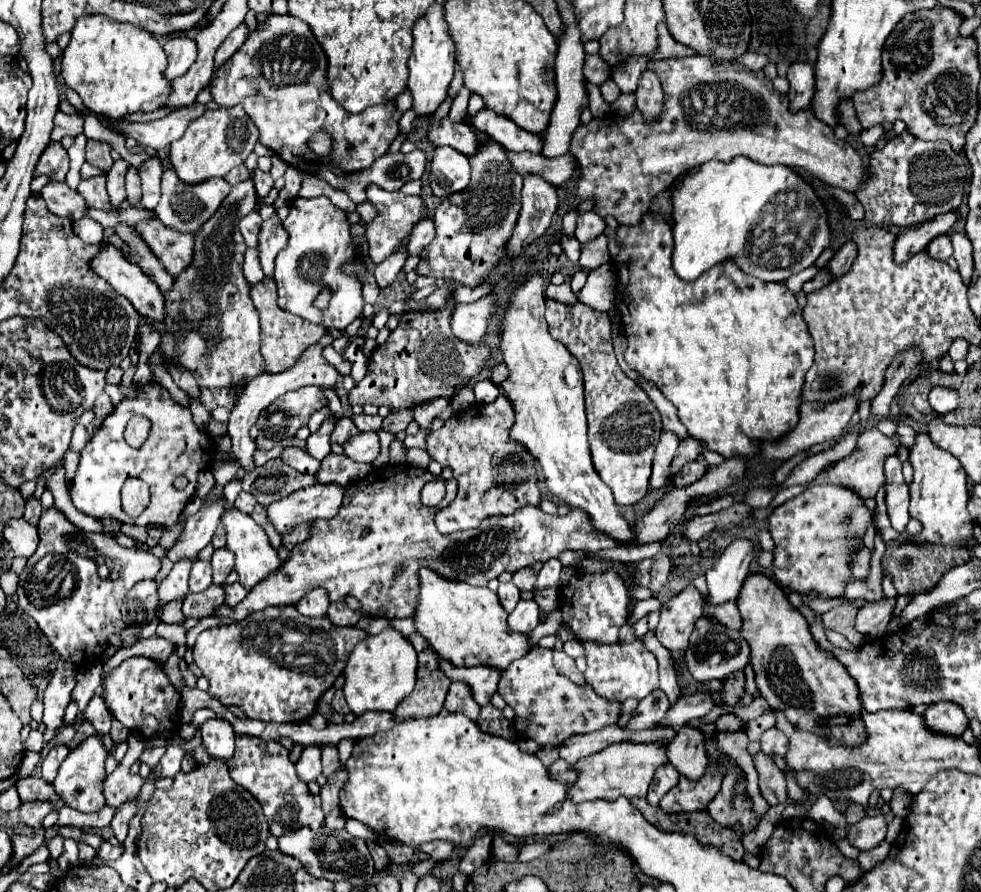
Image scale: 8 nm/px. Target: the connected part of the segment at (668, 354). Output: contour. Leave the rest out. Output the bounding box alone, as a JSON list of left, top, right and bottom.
[613,211,813,457]

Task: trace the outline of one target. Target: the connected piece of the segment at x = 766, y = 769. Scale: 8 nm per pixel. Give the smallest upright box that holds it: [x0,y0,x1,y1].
[753,753,787,805]

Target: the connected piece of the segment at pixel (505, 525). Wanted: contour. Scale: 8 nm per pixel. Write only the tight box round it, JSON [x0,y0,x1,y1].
[213,465,617,623]

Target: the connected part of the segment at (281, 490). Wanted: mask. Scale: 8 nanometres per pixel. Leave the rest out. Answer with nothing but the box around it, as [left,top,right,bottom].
[241,459,317,505]

